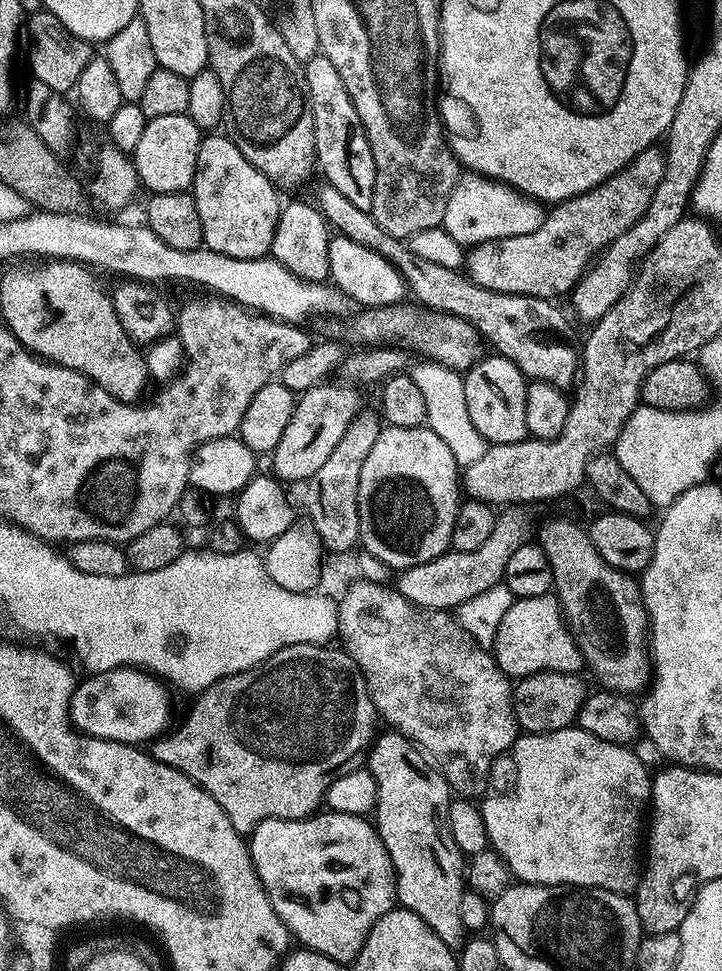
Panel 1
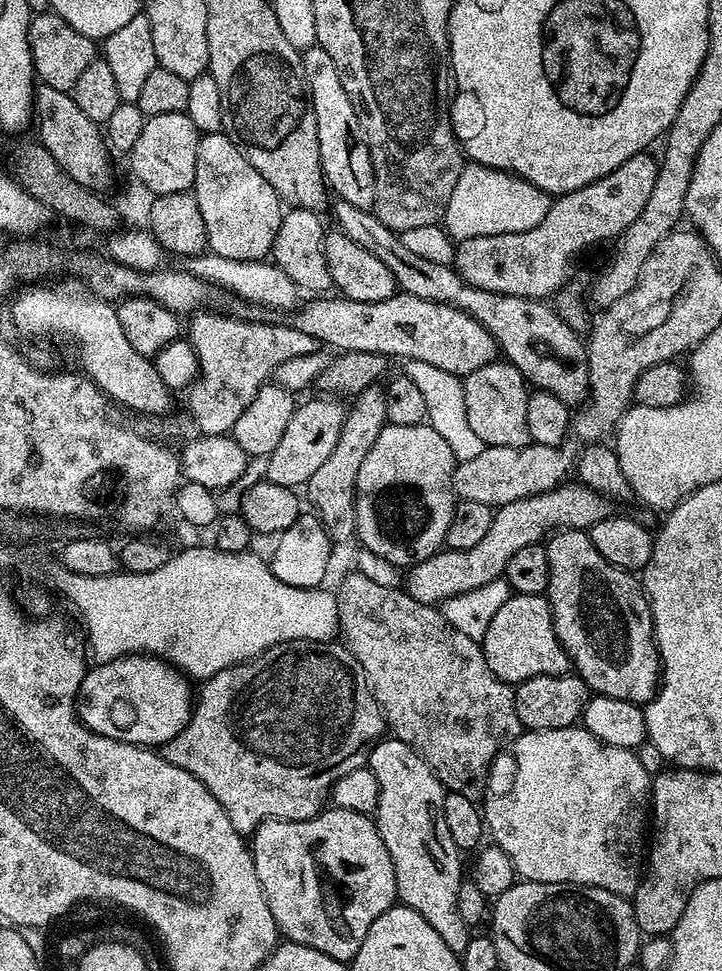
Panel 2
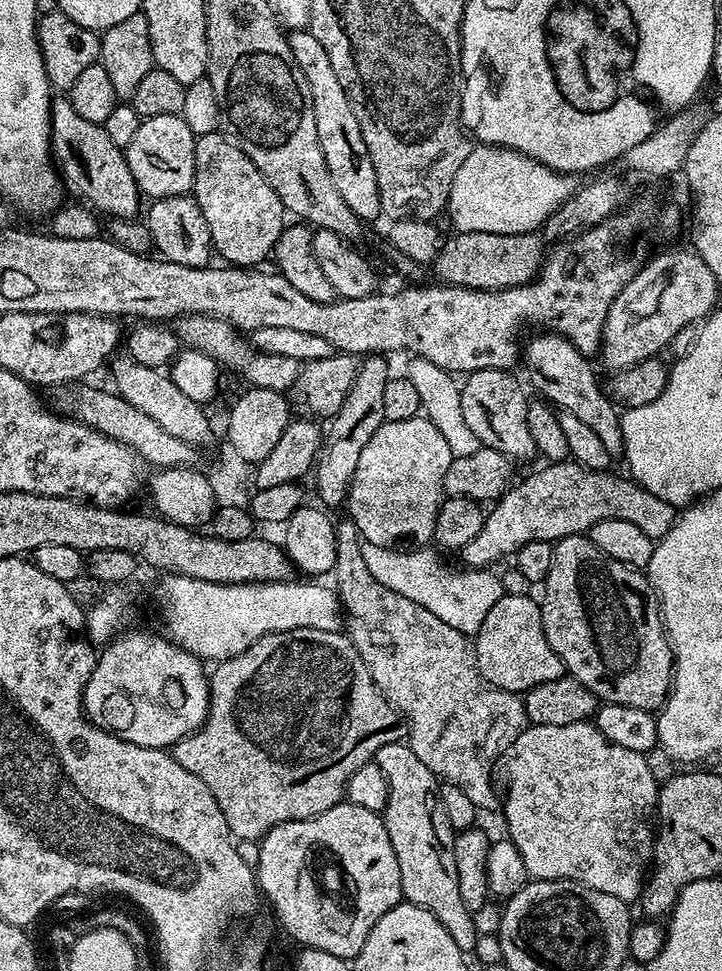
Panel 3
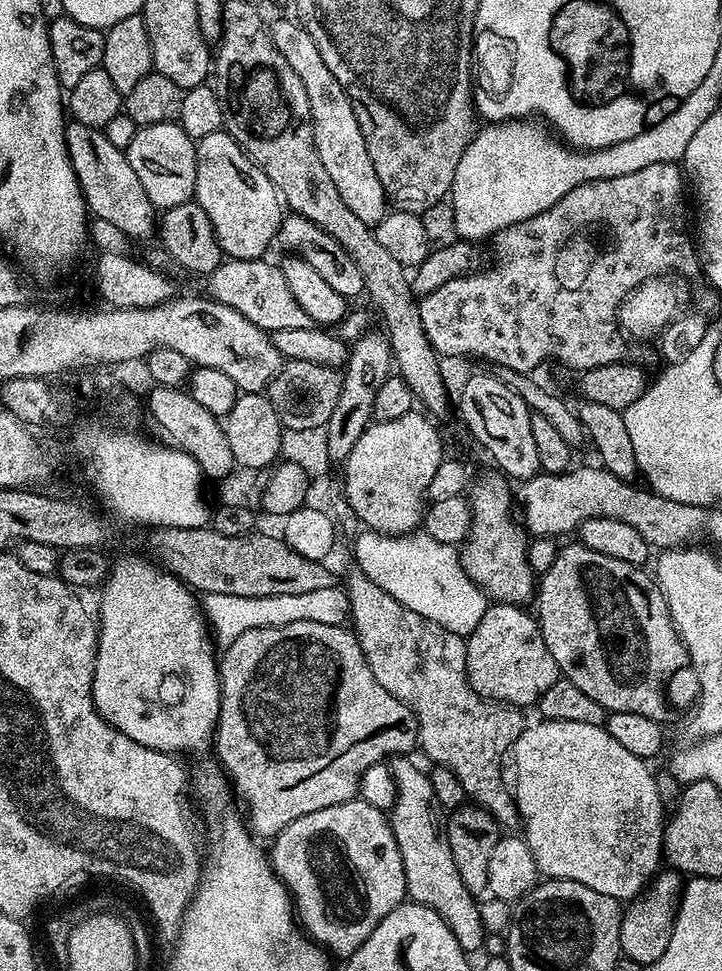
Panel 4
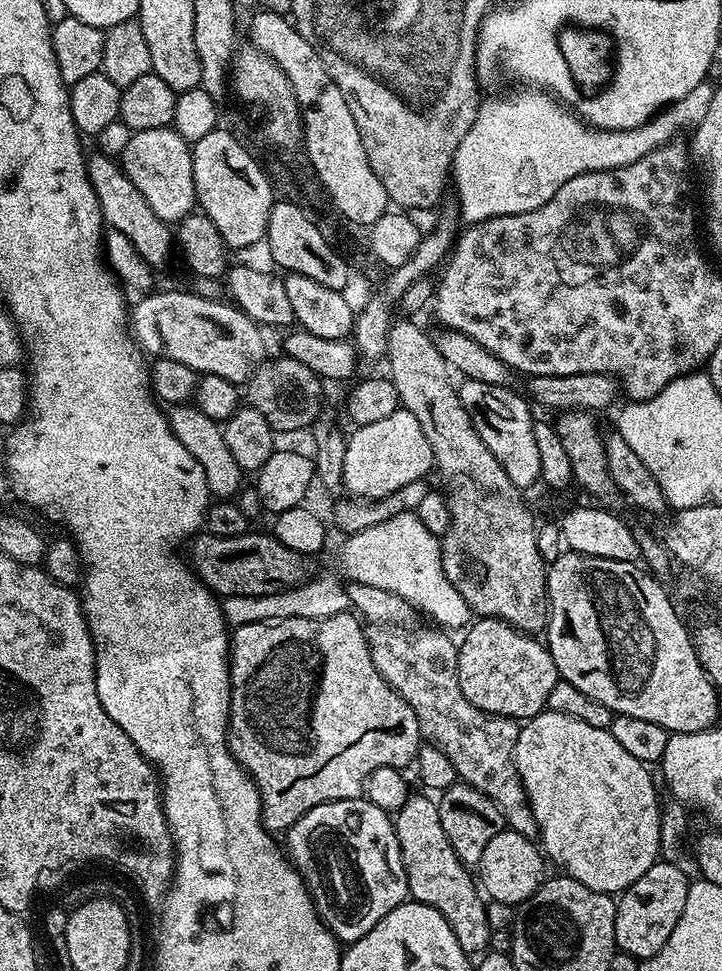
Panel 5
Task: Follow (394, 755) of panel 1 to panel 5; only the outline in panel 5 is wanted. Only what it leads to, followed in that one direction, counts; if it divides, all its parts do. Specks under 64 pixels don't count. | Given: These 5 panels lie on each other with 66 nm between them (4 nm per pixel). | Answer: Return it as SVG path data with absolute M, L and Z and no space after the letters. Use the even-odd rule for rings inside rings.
M409 795L408 801L395 813L394 823L404 859L409 897L417 904L434 906L434 910L450 922L450 930L454 930L454 938L458 938L458 946L462 946L464 952L483 953L494 931L494 924L488 921L489 905L473 873L472 876L468 873L471 872L469 865L463 864L458 854L454 854L454 846L450 846L450 838L446 838L437 801Z

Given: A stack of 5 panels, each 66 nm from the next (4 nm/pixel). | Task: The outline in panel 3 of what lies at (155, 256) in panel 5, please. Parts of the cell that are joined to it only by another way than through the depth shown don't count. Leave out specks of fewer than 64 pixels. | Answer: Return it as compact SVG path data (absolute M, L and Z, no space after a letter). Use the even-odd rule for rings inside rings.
M53 99L51 111L50 147L63 183L73 184L89 200L87 203L97 213L105 212L105 217L135 217L137 215L135 212L140 208L142 193L134 182L134 174L130 174L124 149L114 146L114 141L106 135L103 124L86 122L86 118L80 117L78 110L74 110L68 99Z

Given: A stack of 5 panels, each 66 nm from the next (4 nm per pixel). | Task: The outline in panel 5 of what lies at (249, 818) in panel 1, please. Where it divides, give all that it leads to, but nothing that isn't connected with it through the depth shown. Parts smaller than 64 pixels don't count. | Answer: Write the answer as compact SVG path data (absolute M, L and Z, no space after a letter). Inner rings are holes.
M345 610L334 614L330 618L318 618L317 620L311 620L310 618L286 618L285 620L266 621L259 620L258 622L250 622L249 624L237 624L234 631L230 636L230 675L232 678L232 706L233 709L239 710L239 708L260 708L260 740L240 740L240 736L236 733L236 730L229 731L228 733L228 749L232 751L232 757L237 760L238 763L247 770L248 775L252 777L256 788L260 792L260 807L262 812L262 823L269 832L273 834L287 833L288 829L294 826L294 822L298 822L298 818L302 818L308 812L309 808L318 806L319 804L325 804L326 802L334 802L335 800L354 800L363 797L366 792L366 785L368 779L374 770L378 770L382 766L390 766L391 768L399 768L401 770L407 769L415 761L417 752L422 747L422 737L420 734L420 727L418 726L418 718L414 714L414 710L410 710L410 706L406 702L406 698L399 696L391 686L386 682L386 678L382 678L382 674L378 670L378 666L374 666L374 658L370 654L370 646L368 645L368 633L365 625L362 623L359 615L353 614L351 611Z

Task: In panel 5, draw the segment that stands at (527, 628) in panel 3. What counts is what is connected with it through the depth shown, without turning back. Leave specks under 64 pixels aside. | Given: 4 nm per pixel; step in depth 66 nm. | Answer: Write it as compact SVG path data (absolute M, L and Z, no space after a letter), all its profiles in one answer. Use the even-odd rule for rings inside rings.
M493 616L479 617L464 634L464 641L461 639L458 644L458 686L462 686L462 694L466 694L471 704L491 716L505 716L517 722L527 722L547 709L550 690L554 690L561 678L554 658L541 641L540 644L536 641L539 639L535 635L519 632Z

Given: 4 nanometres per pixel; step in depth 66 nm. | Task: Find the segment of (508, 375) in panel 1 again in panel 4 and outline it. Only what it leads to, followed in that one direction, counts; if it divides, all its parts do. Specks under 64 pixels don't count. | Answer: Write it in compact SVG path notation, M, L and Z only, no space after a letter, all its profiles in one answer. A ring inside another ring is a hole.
M491 374L472 376L460 392L460 416L472 436L492 455L495 466L509 481L523 482L540 472L538 449L530 430L533 413L498 378Z

